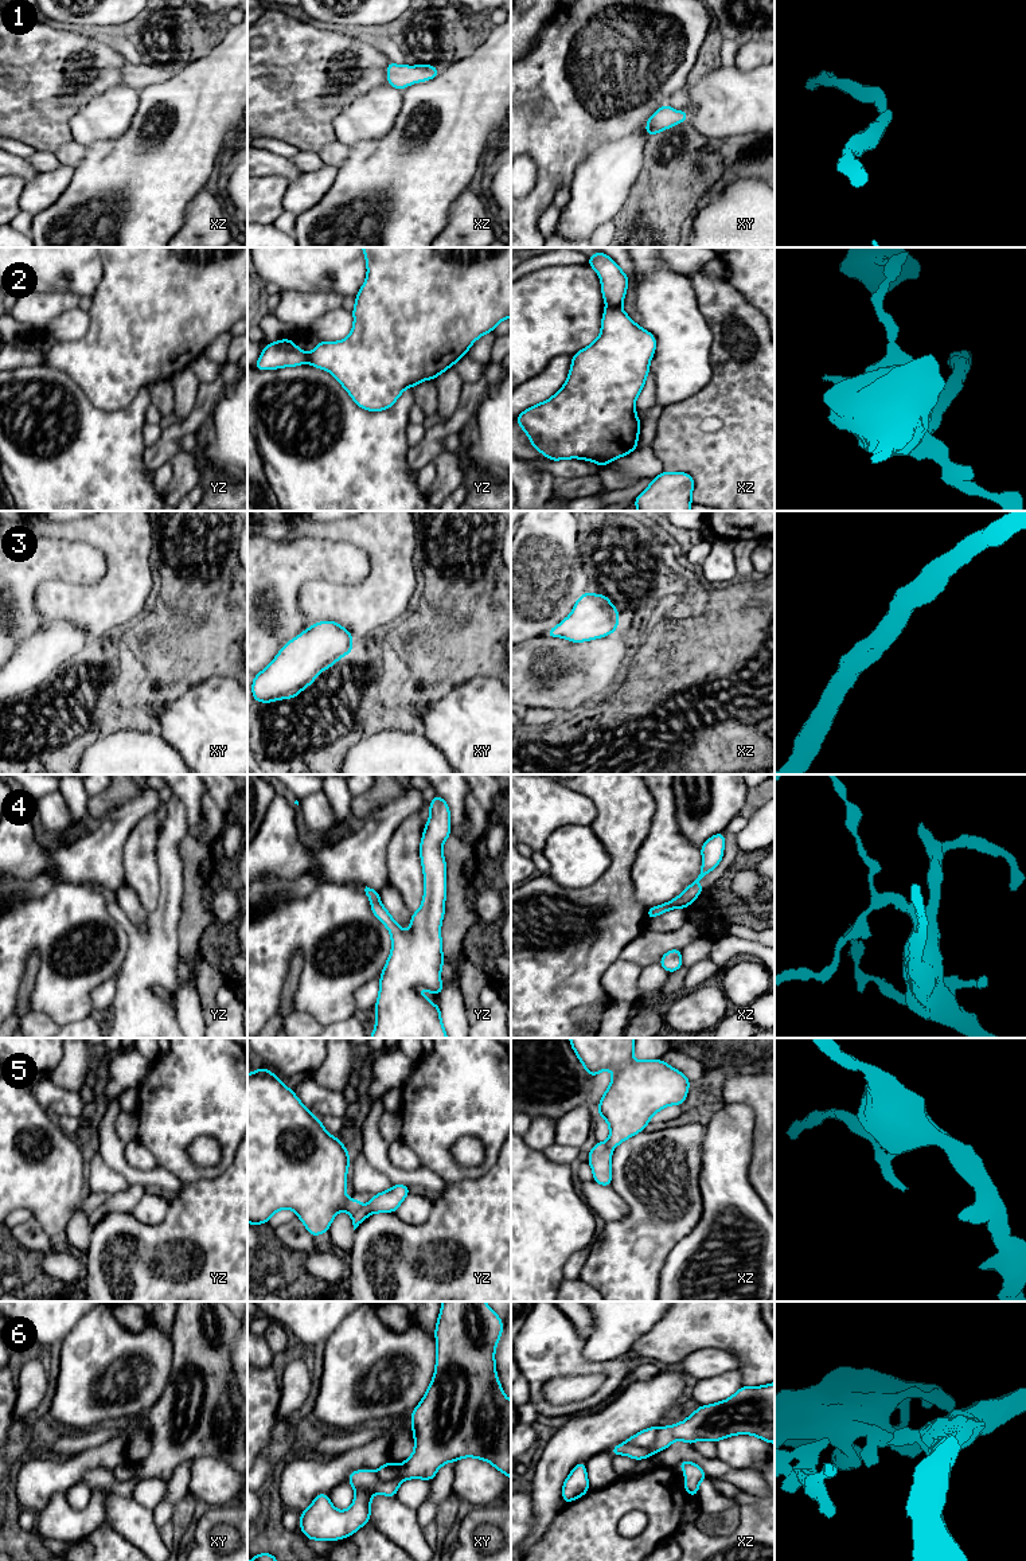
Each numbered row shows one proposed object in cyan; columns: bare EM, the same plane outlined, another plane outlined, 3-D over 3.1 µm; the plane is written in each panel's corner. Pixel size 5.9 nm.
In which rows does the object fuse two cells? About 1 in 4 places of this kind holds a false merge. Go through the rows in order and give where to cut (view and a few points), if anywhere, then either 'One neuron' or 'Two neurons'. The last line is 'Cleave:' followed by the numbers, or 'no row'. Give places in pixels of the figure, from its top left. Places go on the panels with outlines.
1: No split. One neuron
2: Split along xz (607, 305), (620, 307). Two neurons
3: No split. One neuron
4: Split along xz (694, 884), (677, 898). Two neurons
5: Split along yz (362, 1208), (351, 1216). Two neurons
6: Split along xz (658, 1427), (655, 1442), (650, 1447), (623, 1444). Two neurons
Cleave: 2, 4, 5, 6

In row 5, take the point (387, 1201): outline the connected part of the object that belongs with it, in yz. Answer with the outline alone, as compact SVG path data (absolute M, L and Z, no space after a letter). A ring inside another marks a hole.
M393 1185L390 1190L372 1195L368 1205L355 1211L352 1218L354 1230L362 1224L363 1219L374 1213L394 1213L403 1199L410 1193L406 1185Z

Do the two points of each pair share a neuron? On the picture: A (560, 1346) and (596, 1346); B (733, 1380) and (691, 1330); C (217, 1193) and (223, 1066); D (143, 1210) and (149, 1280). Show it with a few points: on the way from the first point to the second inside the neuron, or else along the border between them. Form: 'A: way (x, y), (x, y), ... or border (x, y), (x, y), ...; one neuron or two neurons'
A: border (584, 1342), (586, 1359), (608, 1362), (615, 1358); two neurons
B: border (737, 1370), (744, 1385); two neurons
C: border (233, 1159), (231, 1165), (217, 1177), (187, 1183); two neurons
D: border (170, 1205), (158, 1224), (143, 1224), (132, 1212); two neurons

